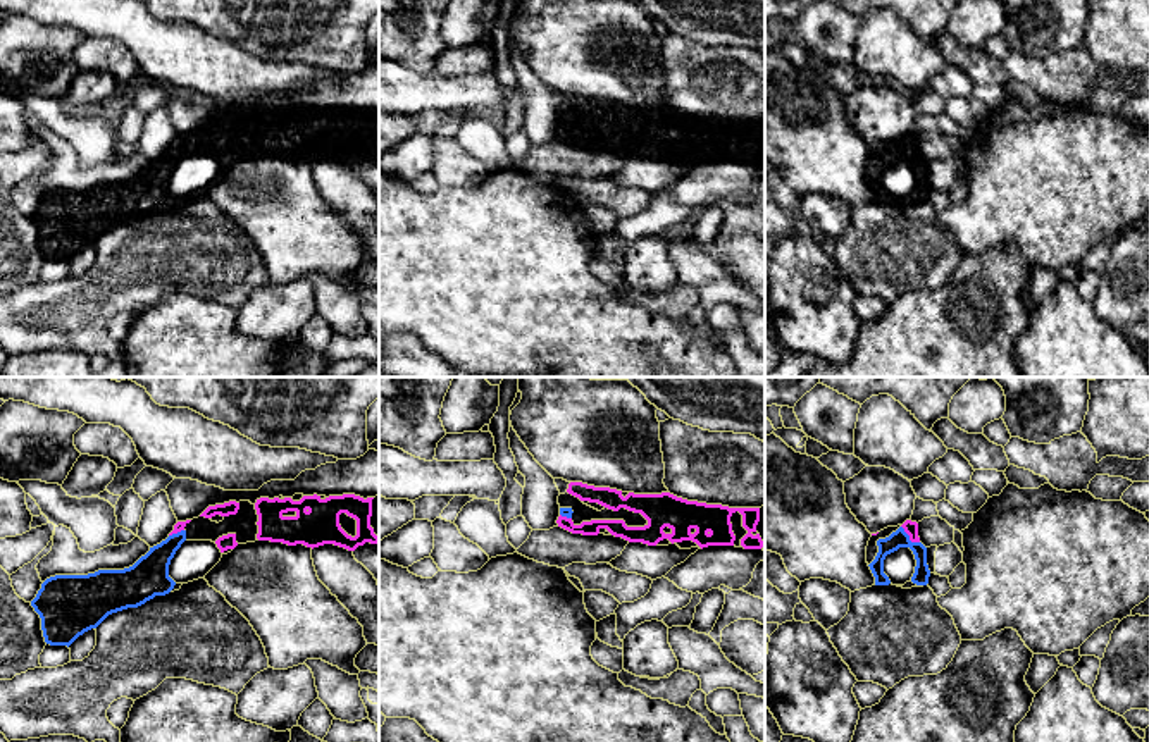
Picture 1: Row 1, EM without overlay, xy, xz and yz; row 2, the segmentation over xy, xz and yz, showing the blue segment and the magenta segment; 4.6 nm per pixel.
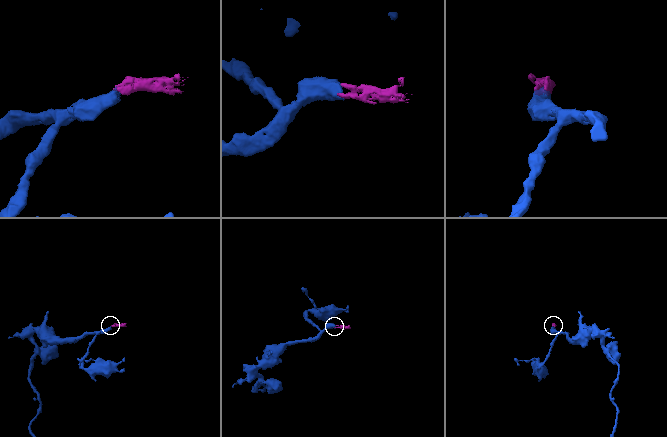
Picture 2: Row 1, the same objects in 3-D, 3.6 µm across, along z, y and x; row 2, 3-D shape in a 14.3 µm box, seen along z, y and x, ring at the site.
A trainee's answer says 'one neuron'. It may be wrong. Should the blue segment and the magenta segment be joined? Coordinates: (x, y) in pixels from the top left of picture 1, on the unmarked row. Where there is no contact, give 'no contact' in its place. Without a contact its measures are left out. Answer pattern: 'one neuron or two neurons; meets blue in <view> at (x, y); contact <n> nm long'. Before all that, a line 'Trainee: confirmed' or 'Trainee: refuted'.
Trainee: confirmed
one neuron; meets blue in yz at (908, 152); contact 120 nm long

